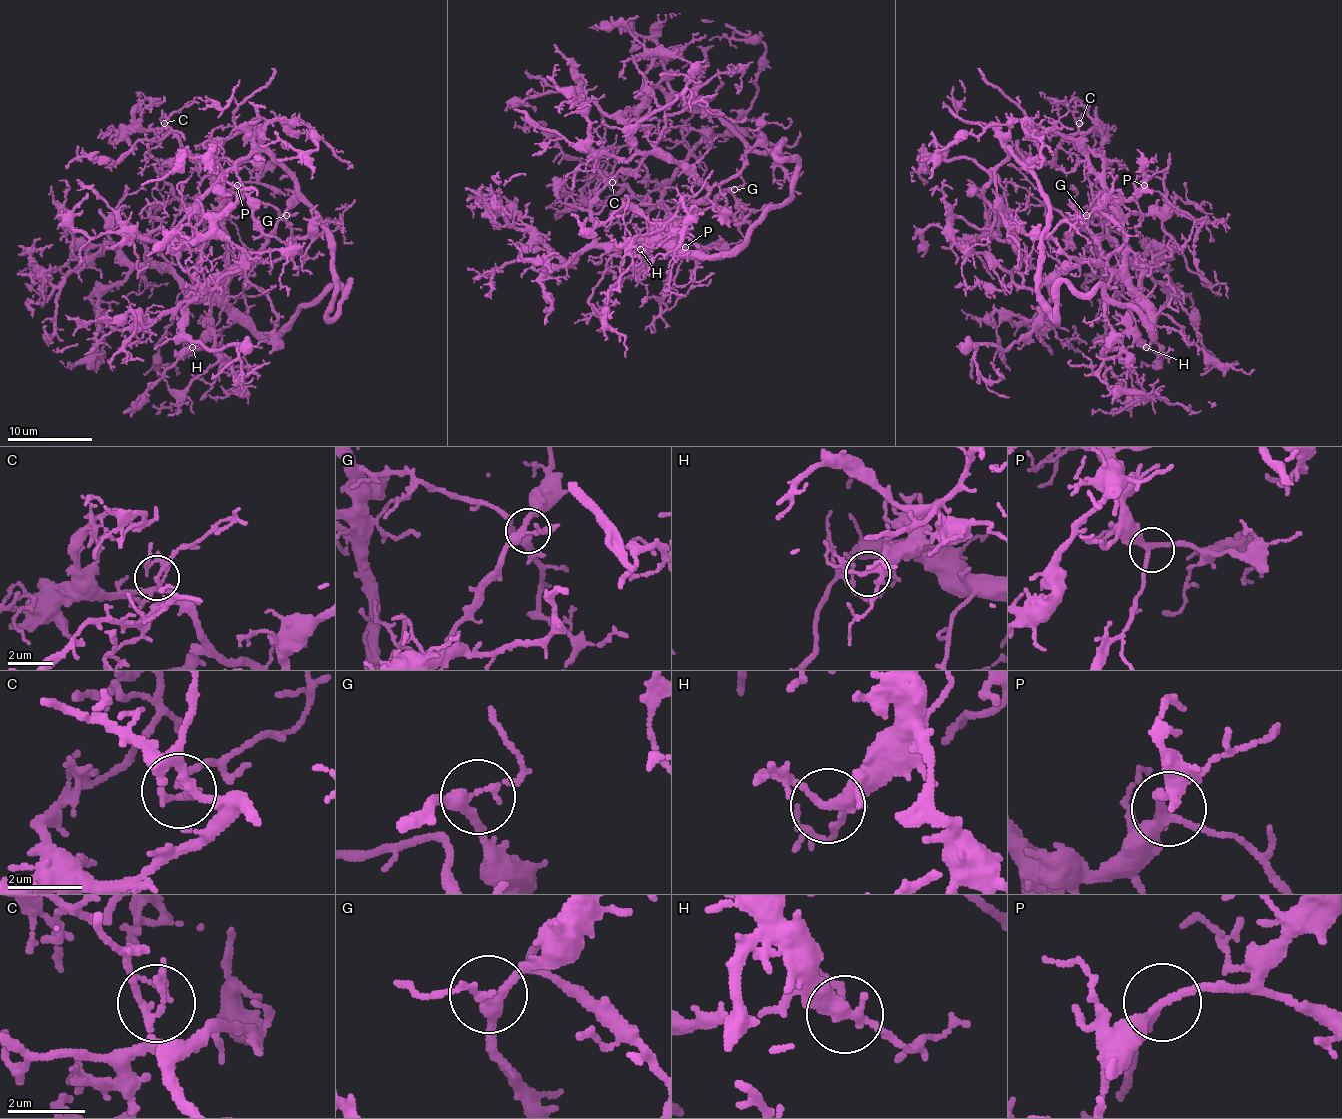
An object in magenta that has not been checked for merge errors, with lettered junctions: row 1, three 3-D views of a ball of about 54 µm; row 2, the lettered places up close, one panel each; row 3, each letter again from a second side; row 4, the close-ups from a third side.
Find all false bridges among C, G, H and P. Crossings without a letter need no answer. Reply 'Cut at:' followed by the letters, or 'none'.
Cut at: none

